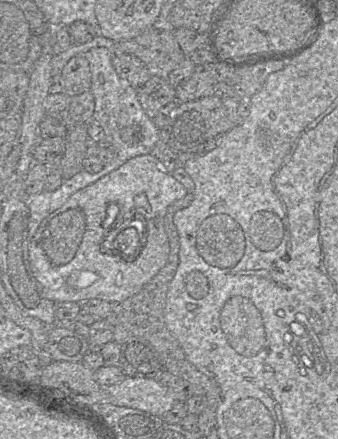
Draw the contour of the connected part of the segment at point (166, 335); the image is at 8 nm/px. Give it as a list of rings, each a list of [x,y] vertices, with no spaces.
[[[187,194],[184,198],[176,201],[168,207],[164,218],[165,230],[168,230],[173,249],[170,249],[168,260],[165,266],[158,272],[152,280],[146,284],[140,292],[126,299],[125,301],[115,304],[114,311],[120,322],[130,333],[130,336],[136,336],[145,339],[153,347],[162,361],[165,370],[186,380],[193,388],[193,395],[201,395],[206,398],[207,405],[215,404],[217,414],[217,388],[214,383],[203,373],[191,364],[182,350],[177,339],[170,333],[165,323],[166,295],[170,282],[175,276],[179,265],[180,242],[174,225],[174,214],[188,207],[193,201],[193,194]]]

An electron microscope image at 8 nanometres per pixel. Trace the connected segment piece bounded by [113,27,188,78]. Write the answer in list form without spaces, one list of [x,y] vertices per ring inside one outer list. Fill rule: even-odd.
[[[149,28],[139,36],[115,42],[113,54],[132,54],[141,60],[151,77],[167,78],[188,57],[180,48],[175,30]]]

